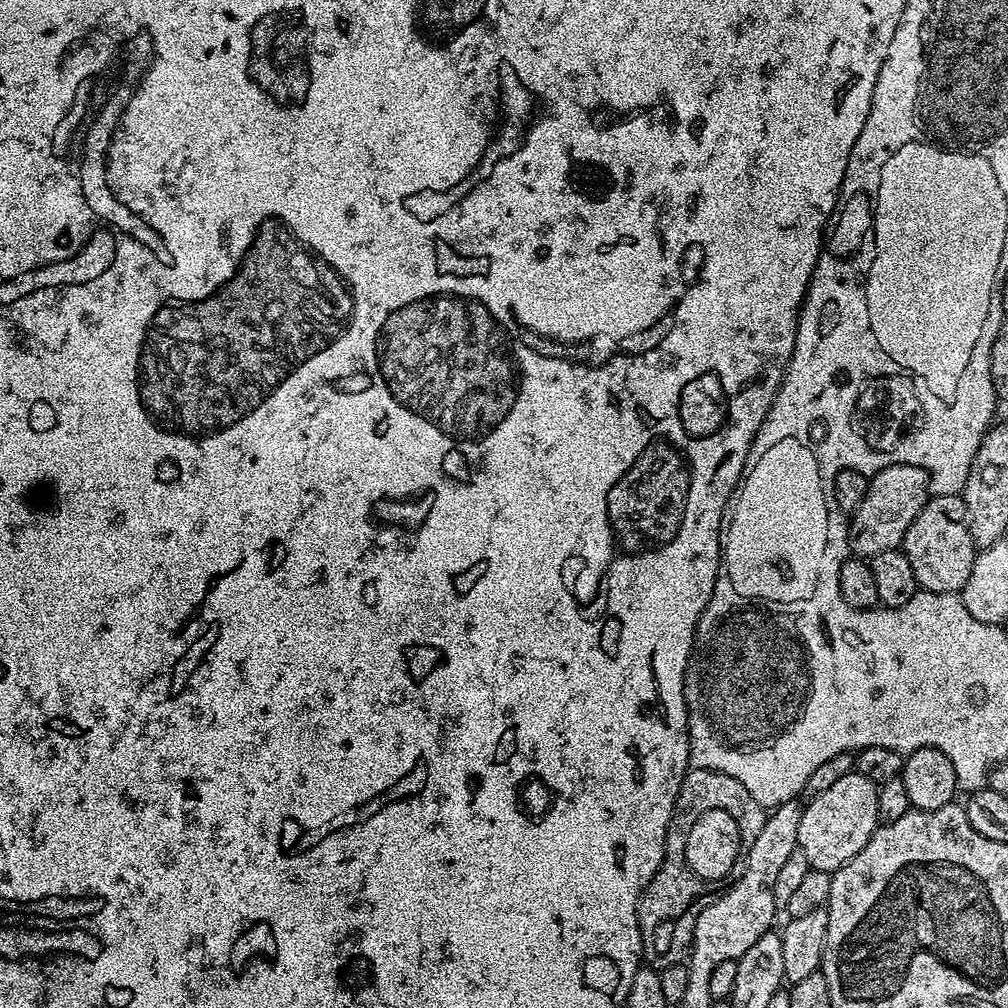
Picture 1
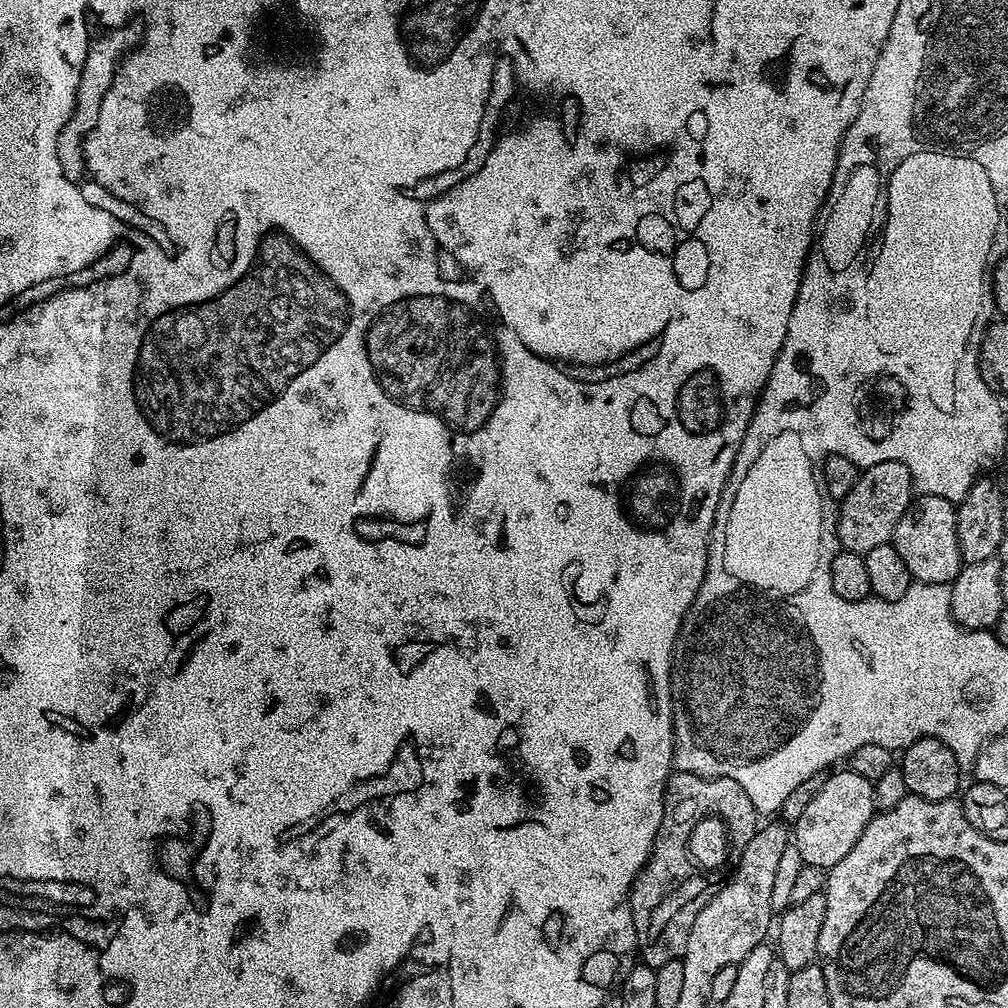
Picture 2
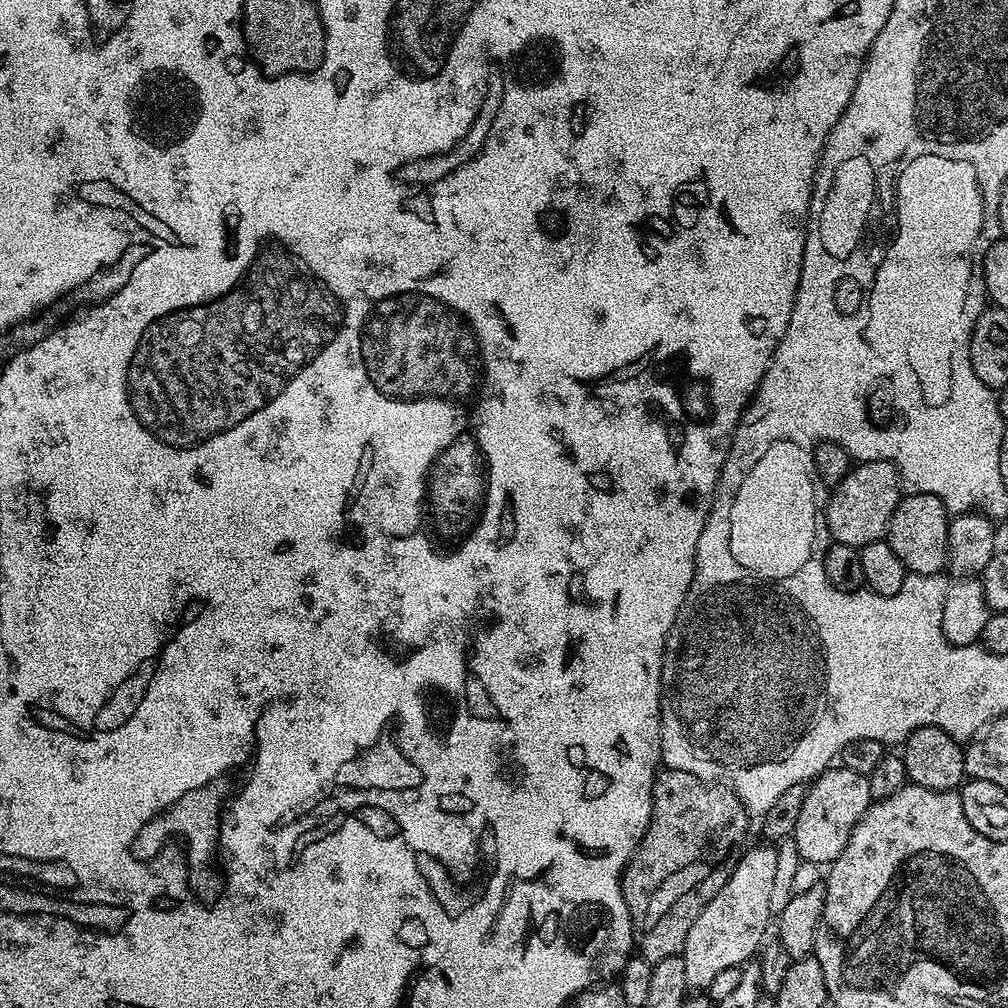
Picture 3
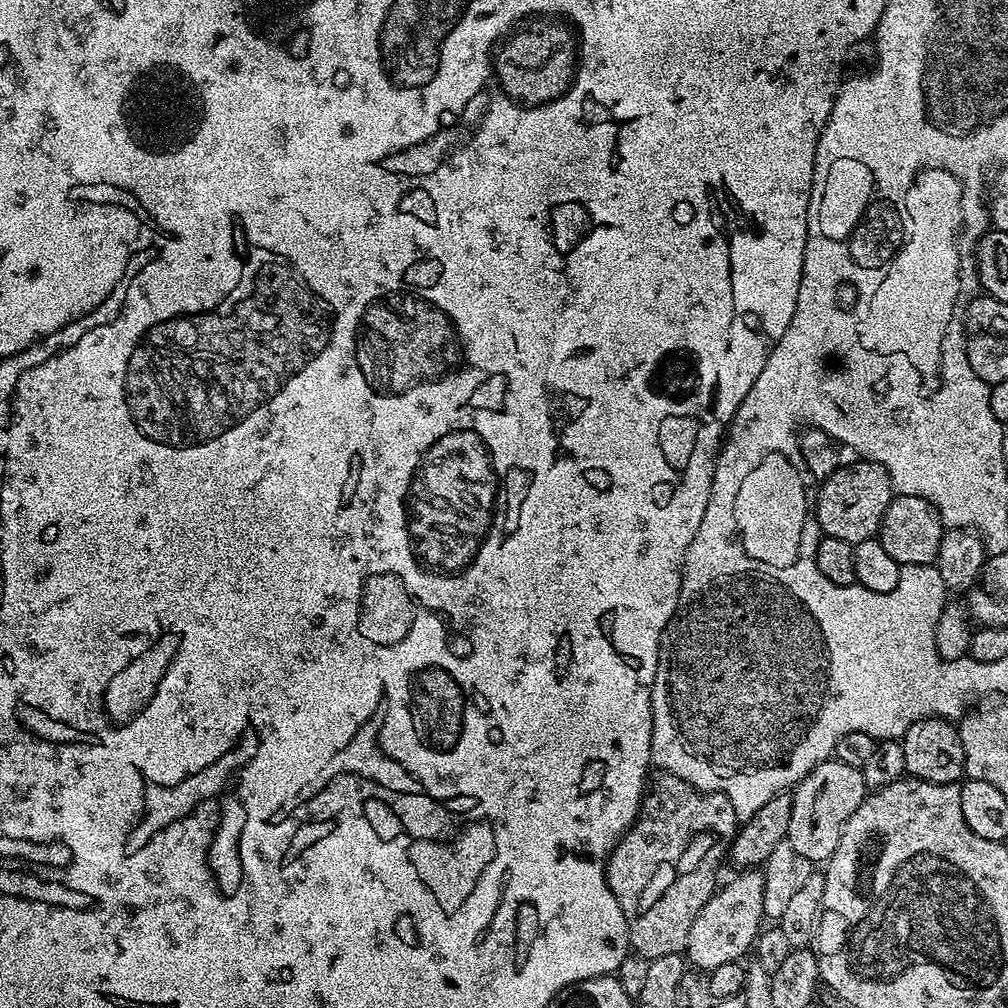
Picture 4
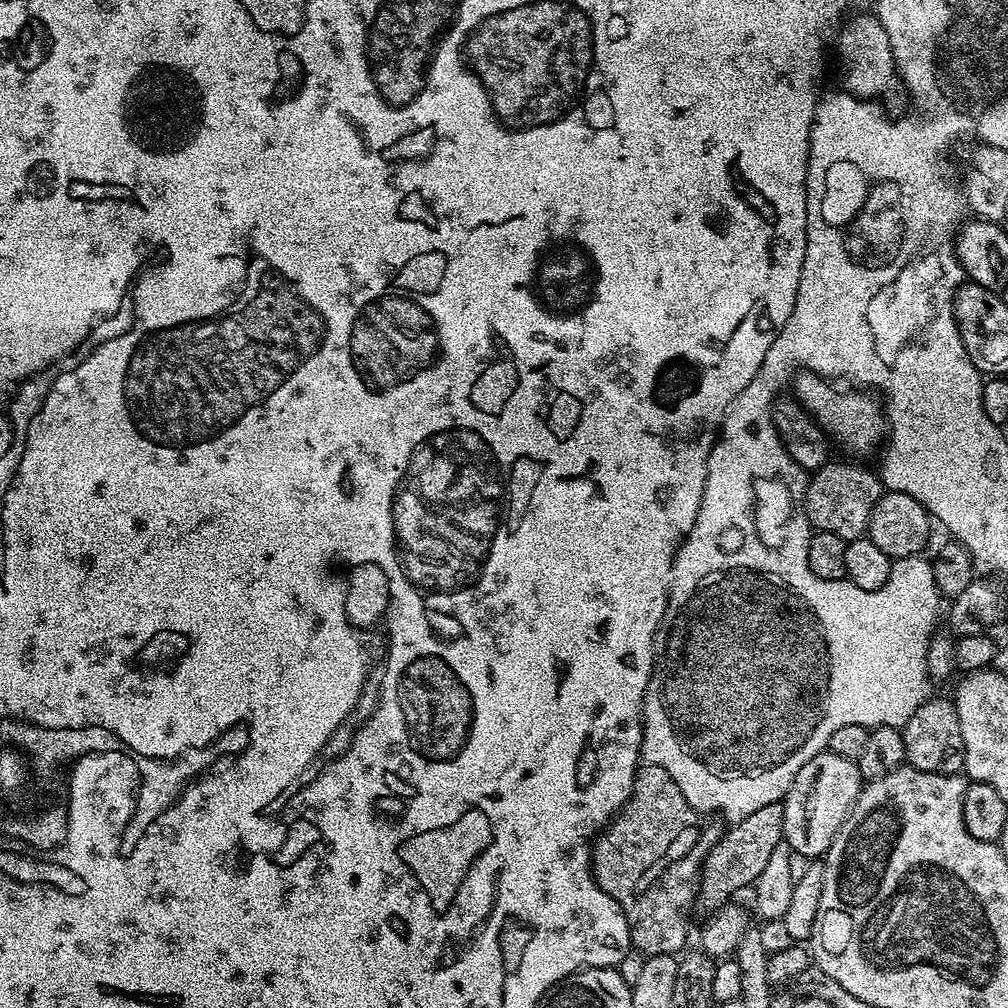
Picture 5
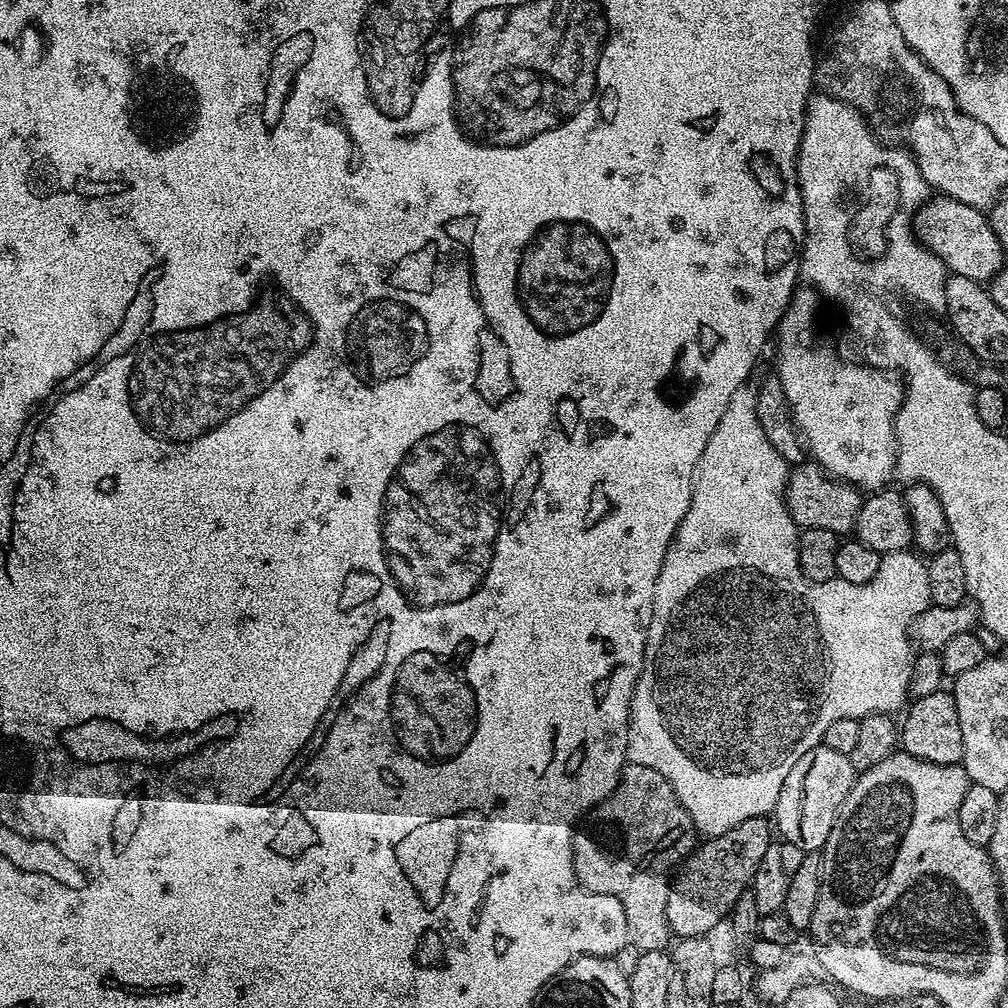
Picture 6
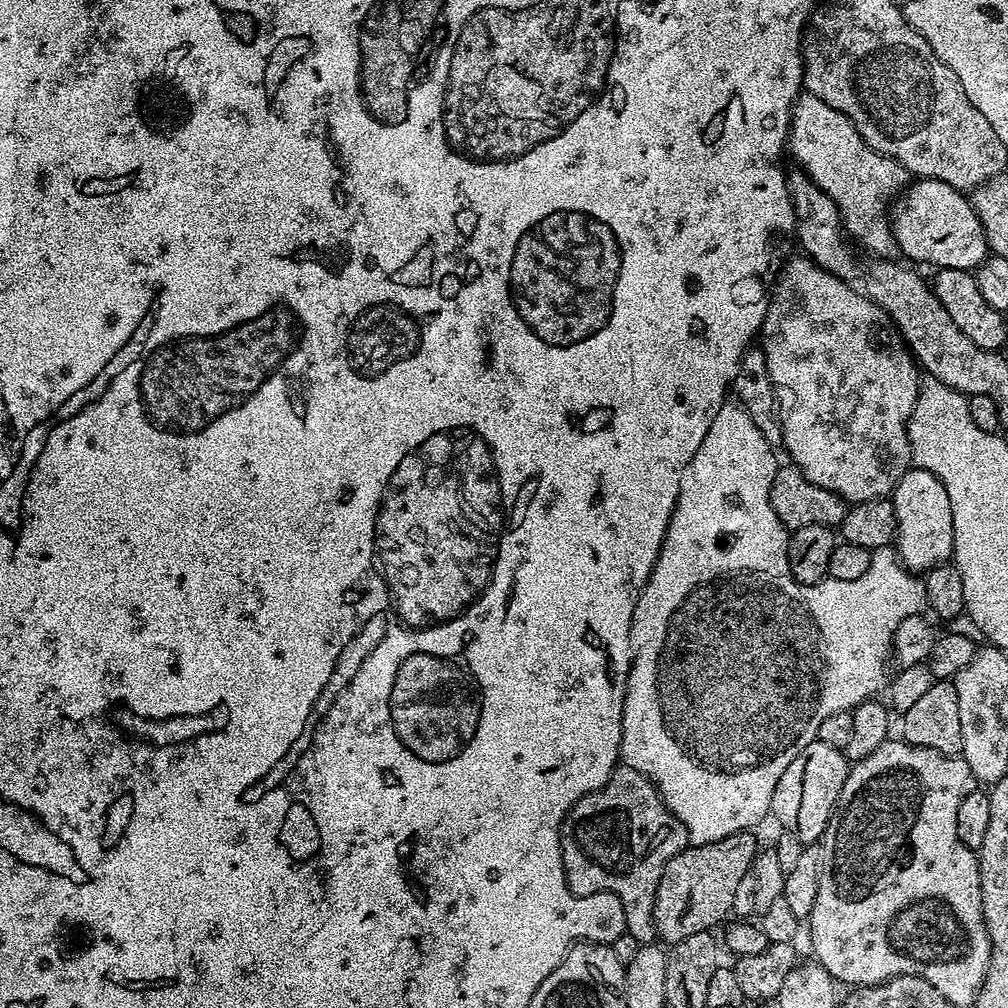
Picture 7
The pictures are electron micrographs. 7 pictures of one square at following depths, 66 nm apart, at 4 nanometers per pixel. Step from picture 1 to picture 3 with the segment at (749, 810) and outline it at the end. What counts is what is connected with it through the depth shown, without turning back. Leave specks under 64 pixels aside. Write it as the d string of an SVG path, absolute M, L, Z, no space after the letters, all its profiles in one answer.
M664 768L656 773L656 780L652 784L652 817L650 818L650 826L640 840L636 853L632 855L632 861L624 867L624 877L620 879L624 901L630 910L630 918L632 919L634 948L644 960L649 960L654 965L662 962L662 958L679 956L683 953L686 946L686 934L690 934L690 926L694 926L694 918L698 918L698 914L702 914L706 902L710 902L710 898L714 898L714 894L718 894L718 890L722 890L722 886L728 881L729 874L736 866L736 861L740 859L745 851L746 845L749 843L749 841L747 842L748 823L750 823L750 817L744 808L743 802L725 784L700 780L694 774L686 774L686 770Z

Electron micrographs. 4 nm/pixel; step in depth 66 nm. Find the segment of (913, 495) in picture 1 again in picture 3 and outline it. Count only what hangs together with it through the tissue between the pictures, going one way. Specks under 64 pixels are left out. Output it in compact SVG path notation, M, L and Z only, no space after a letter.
M865 460L849 467L846 478L831 489L832 497L827 497L824 521L828 524L828 535L837 544L845 544L859 550L875 540L885 539L888 523L902 499L899 471L890 460Z

